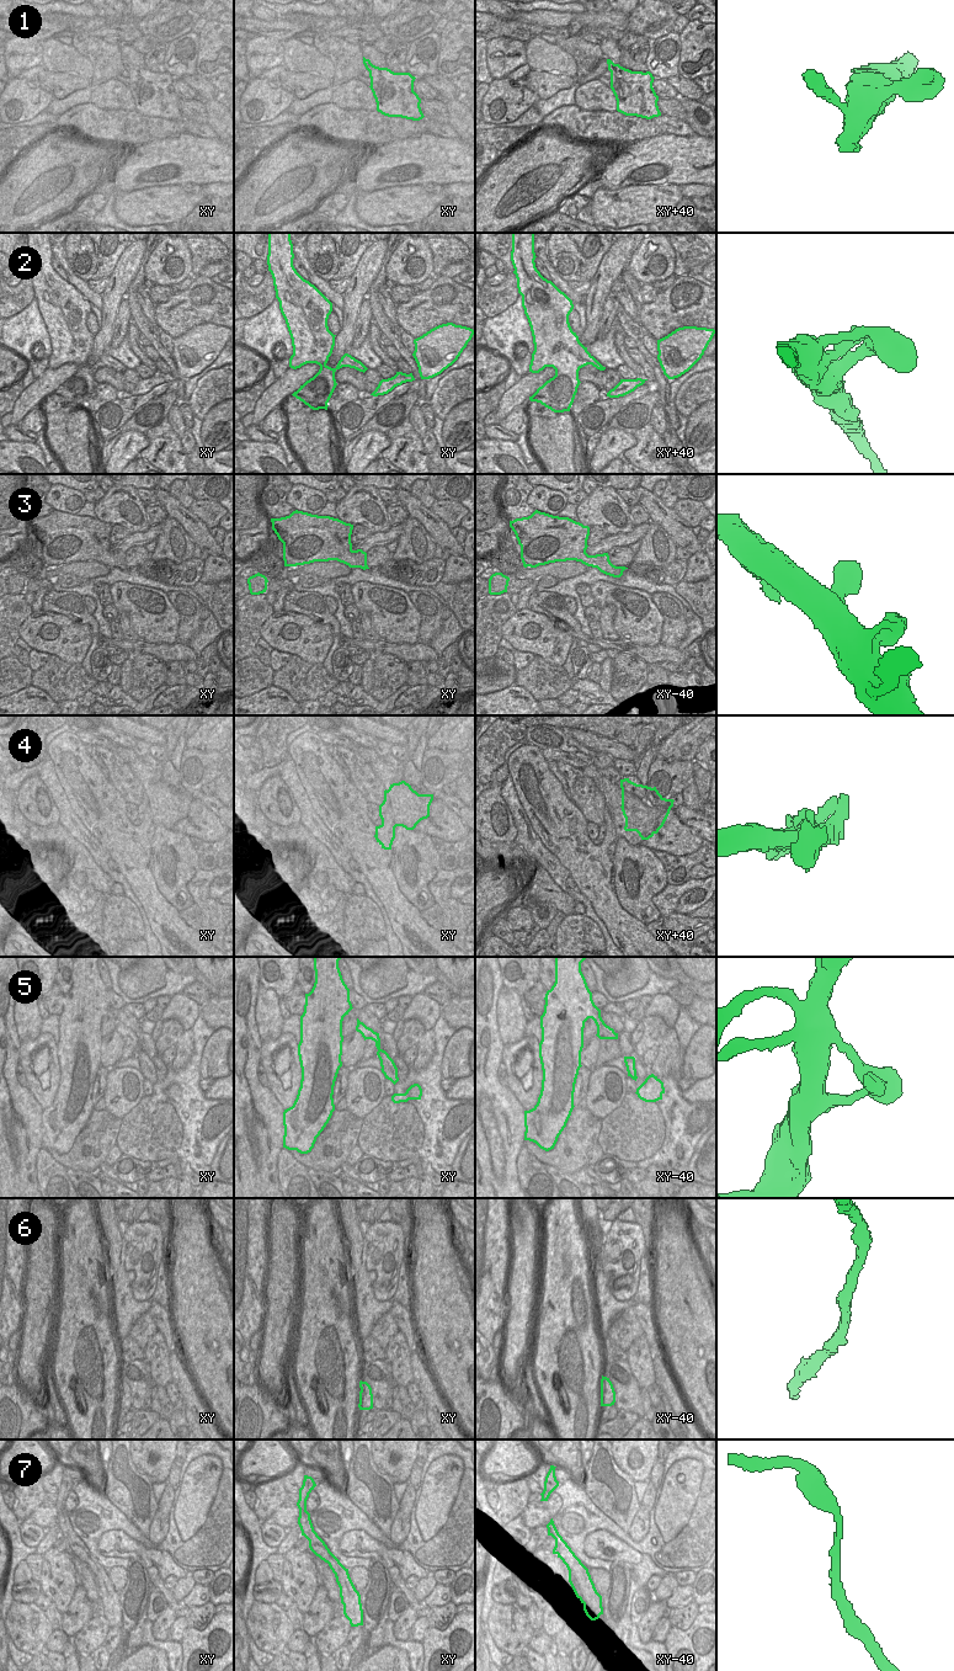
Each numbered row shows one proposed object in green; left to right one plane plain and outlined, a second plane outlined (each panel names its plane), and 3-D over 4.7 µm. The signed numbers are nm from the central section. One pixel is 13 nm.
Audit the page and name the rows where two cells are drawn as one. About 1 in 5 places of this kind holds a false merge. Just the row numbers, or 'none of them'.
4

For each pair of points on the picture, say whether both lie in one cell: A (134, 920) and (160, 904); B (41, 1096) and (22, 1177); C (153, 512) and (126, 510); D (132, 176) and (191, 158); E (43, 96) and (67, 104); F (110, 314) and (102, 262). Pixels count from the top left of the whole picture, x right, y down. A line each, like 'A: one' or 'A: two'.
A: two
B: two
C: two
D: one
E: two
F: two

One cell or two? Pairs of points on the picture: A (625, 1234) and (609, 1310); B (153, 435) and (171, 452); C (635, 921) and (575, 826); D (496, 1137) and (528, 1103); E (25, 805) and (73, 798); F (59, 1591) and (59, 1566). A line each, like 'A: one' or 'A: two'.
A: two
B: one
C: one
D: two
E: two
F: one

